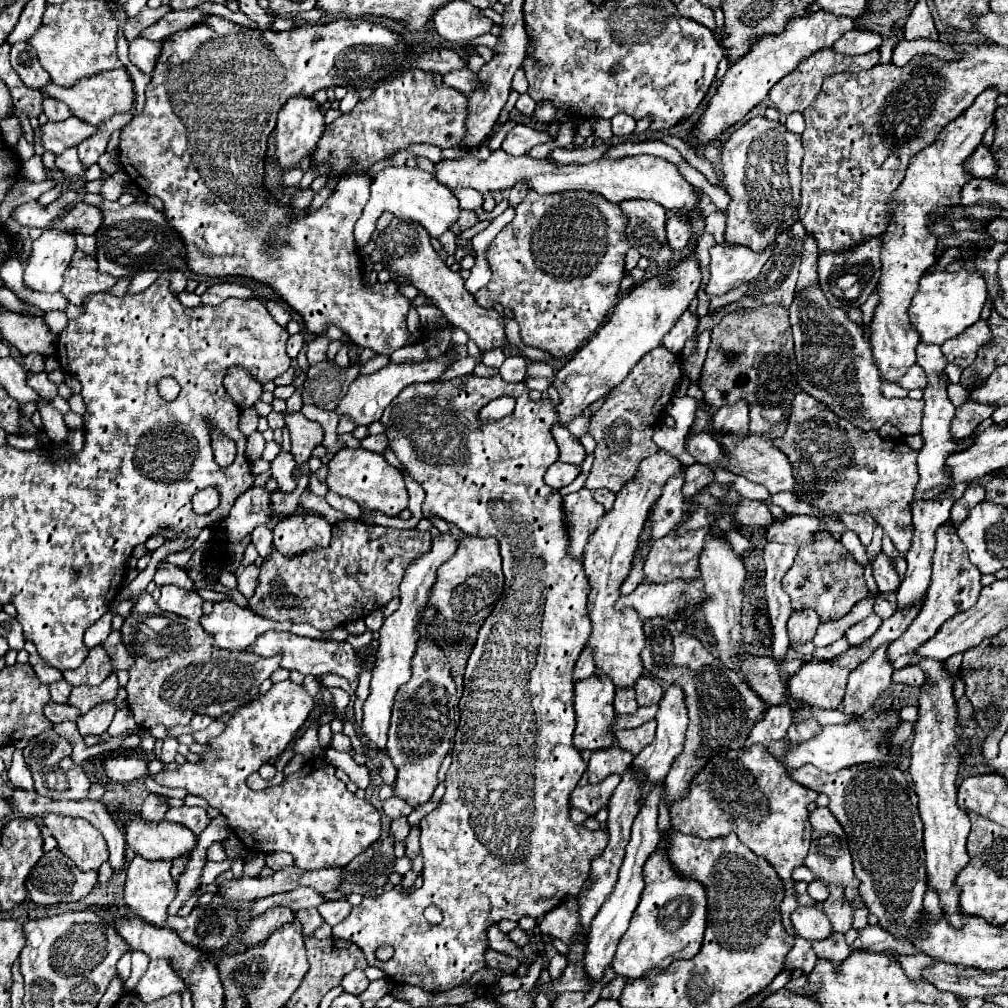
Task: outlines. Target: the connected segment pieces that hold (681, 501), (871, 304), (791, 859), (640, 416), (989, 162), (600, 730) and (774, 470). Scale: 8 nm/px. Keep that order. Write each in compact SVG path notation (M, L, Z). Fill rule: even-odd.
M671 477L663 489L663 495L653 505L653 517L649 517L653 539L669 535L677 527L677 521L681 521L681 513L685 513L685 497L681 495L681 487L683 477Z
M877 289L869 295L869 299L861 305L862 317L863 317L863 325L862 327L866 327L870 324L873 316L873 309L877 307L877 301L879 301L879 293L877 293Z
M751 745L749 749L719 752L707 761L705 769L701 769L701 773L697 773L697 777L693 777L693 781L689 783L689 793L683 799L673 801L669 809L673 829L687 835L697 835L701 839L715 839L737 833L743 845L747 845L753 853L765 857L775 867L785 885L785 899L781 903L783 925L789 935L795 938L795 944L785 959L785 969L802 969L803 972L795 982L787 983L788 988L804 987L817 961L811 943L795 935L789 921L789 915L799 905L791 873L795 867L803 865L807 857L811 841L807 805L817 797L819 793L815 793L813 789L795 783L789 777L787 769L775 757L769 757L769 753L765 753L763 745ZM729 753L738 753L738 756L736 759L729 759Z
M659 345L633 367L629 377L617 389L609 393L603 407L591 417L589 433L597 441L597 449L593 469L585 481L587 489L605 487L617 493L629 479L633 479L641 459L653 455L659 449L653 443L653 433L681 379L683 375L677 353L669 351L665 345Z
M979 145L971 157L965 161L965 171L971 173L973 177L995 177L997 173L997 163L989 151L989 147Z
M595 673L589 679L577 681L575 683L575 733L573 733L573 745L579 751L597 751L597 749L605 749L605 747L613 747L615 745L615 735L611 731L613 719L617 717L615 709L613 709L613 697L615 697L615 685L613 681L609 681L609 677L605 677L605 673Z
M719 435L717 441L725 447L725 451L729 455L727 469L733 471L735 475L743 475L745 479L767 487L769 493L779 493L779 491L799 493L801 491L799 481L793 477L793 465L787 459L787 455L781 453L777 447L773 447L773 443L769 439L765 439L763 435L747 435L747 437Z

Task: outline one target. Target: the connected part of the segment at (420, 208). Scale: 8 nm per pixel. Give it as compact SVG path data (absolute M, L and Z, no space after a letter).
M405 165L403 167L387 167L373 177L369 203L365 205L363 215L355 223L355 243L359 249L363 249L369 243L371 233L375 231L375 223L385 209L391 211L395 217L419 221L419 225L423 225L431 237L441 237L445 231L449 231L461 213L459 199L453 195L451 189L441 185L431 173L427 173L419 167L409 169Z

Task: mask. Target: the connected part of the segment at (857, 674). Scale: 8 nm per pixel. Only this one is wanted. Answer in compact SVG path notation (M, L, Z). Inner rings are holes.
M881 645L867 661L863 661L851 675L847 683L847 693L843 699L843 713L861 719L879 695L891 685L893 667L885 657L887 645Z

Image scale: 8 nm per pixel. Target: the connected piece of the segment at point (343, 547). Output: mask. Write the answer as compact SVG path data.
M353 519L337 521L333 523L333 537L329 547L311 549L309 553L301 553L301 557L285 557L283 553L277 553L277 549L273 549L261 565L259 583L247 607L275 621L291 619L293 623L309 623L321 631L331 631L353 619L367 617L375 609L383 609L393 597L399 597L399 585L405 577L409 561L413 561L413 557L425 555L431 547L431 541L431 533L419 531L417 527L391 529L381 525L367 525Z

